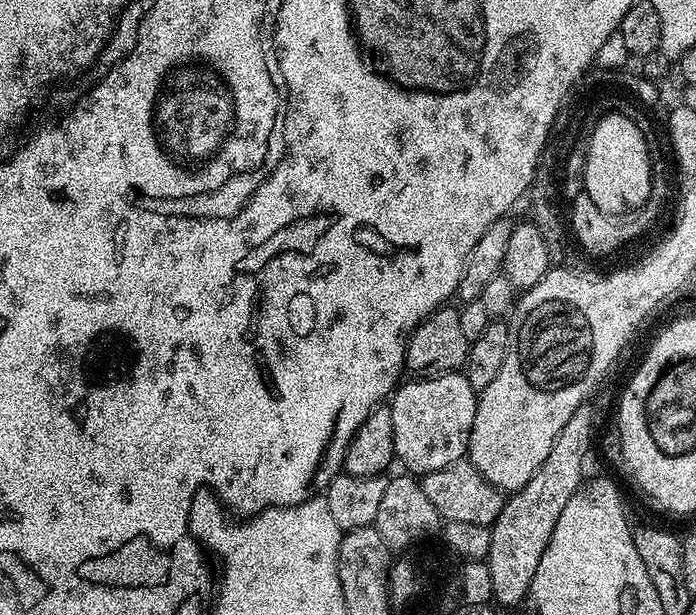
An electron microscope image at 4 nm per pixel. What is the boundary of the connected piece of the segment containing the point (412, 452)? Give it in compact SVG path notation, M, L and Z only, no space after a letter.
M459 371L427 378L416 378L408 383L412 384L401 383L390 397L392 425L394 426L395 459L399 463L401 460L408 467L405 469L412 474L437 472L465 459L468 439L472 433L472 423L476 413L477 389L472 388L470 382Z

